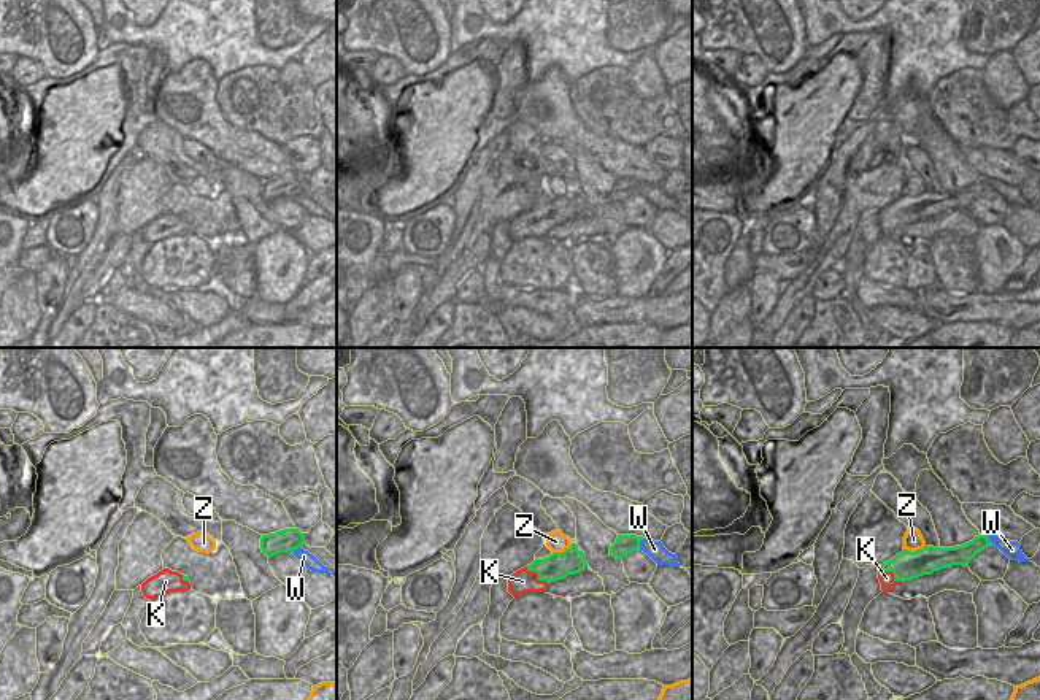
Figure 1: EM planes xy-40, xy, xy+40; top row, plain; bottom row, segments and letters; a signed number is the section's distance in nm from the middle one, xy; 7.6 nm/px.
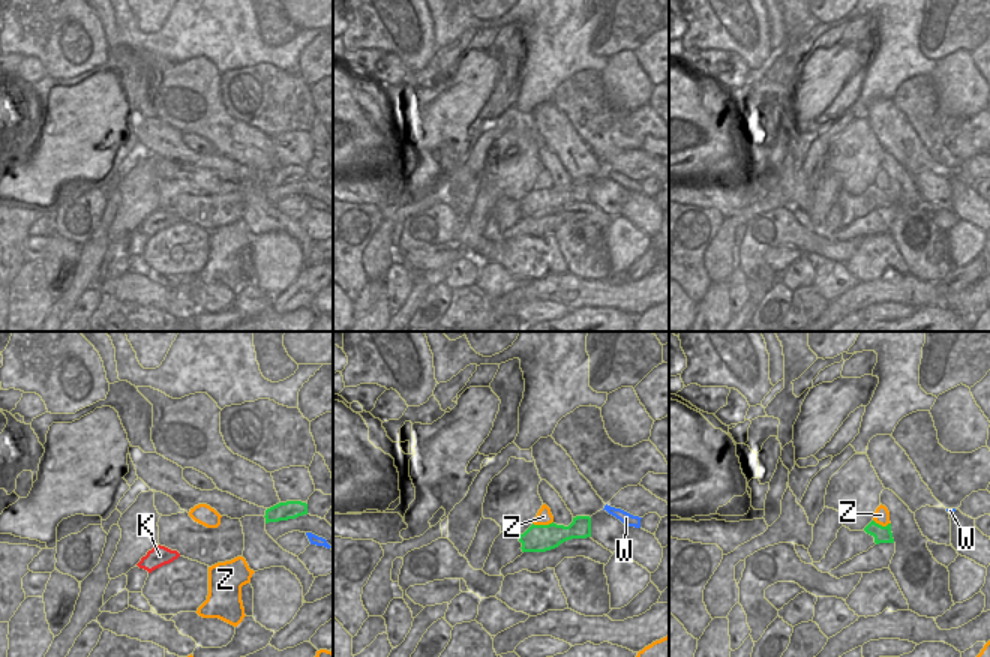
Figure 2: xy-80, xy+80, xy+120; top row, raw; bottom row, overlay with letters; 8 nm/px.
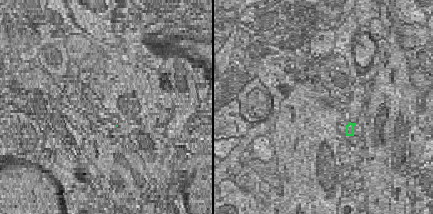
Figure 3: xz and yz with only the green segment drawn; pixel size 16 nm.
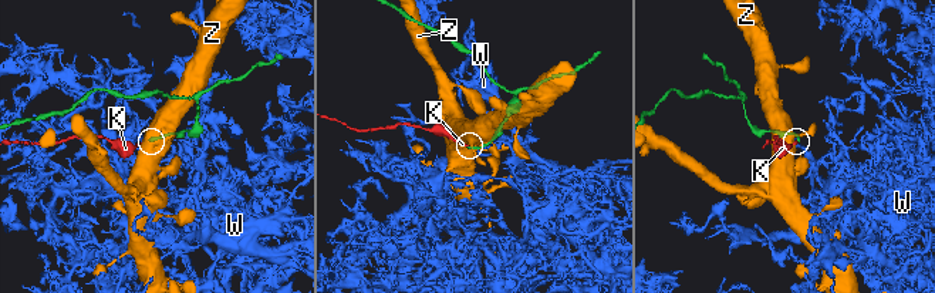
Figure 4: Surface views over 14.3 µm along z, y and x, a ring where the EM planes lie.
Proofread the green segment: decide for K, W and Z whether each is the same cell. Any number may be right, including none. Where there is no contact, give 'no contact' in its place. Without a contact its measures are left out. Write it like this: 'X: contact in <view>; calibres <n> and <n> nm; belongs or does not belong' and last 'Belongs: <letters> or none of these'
K: contact in xy; calibres 200 and 180 nm; does not belong
W: contact in xy; calibres 150 and 140 nm; does not belong
Z: contact in xy+40; calibres 220 and 150 nm; does not belong
Belongs: none of these

